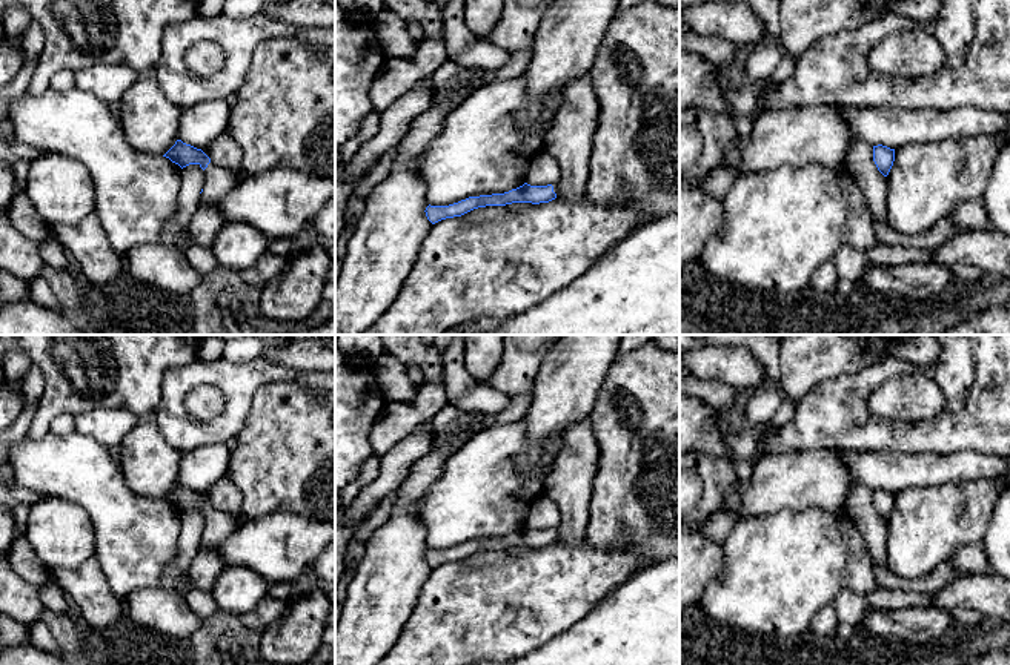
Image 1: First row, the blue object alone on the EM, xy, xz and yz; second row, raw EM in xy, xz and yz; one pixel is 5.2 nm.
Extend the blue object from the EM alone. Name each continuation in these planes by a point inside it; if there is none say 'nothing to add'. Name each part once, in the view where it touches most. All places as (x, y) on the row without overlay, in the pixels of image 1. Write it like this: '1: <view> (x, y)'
1: xy (219, 526)

